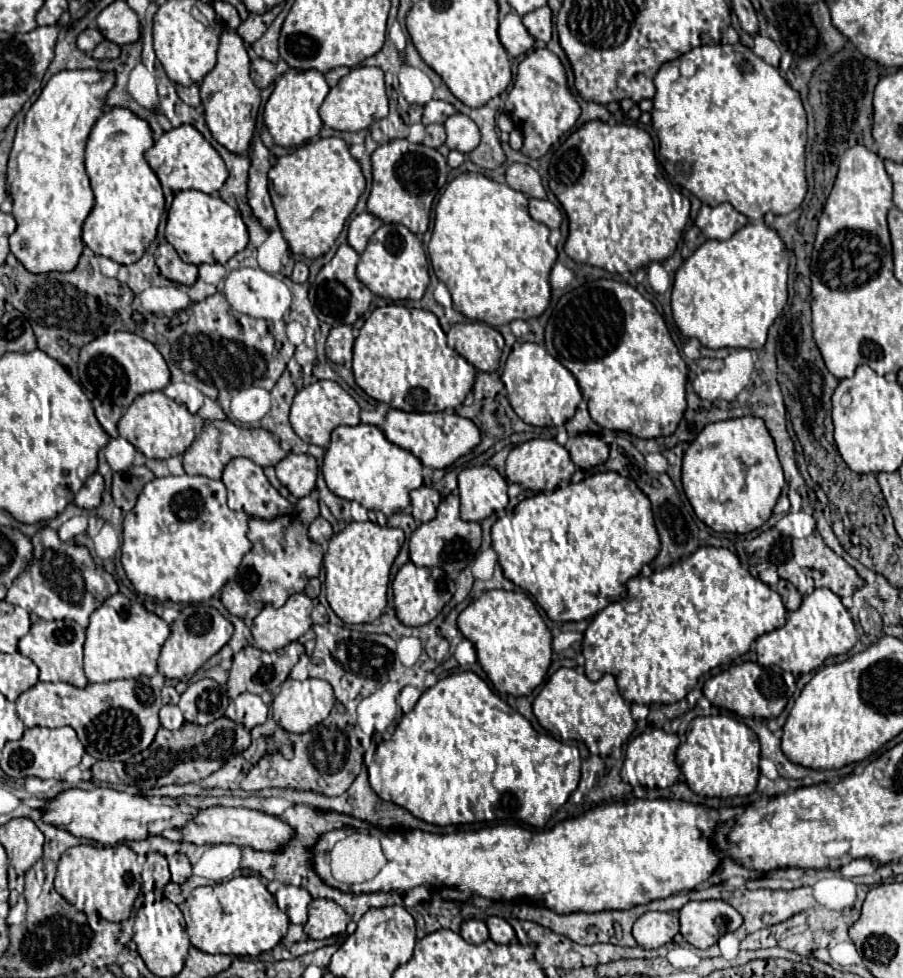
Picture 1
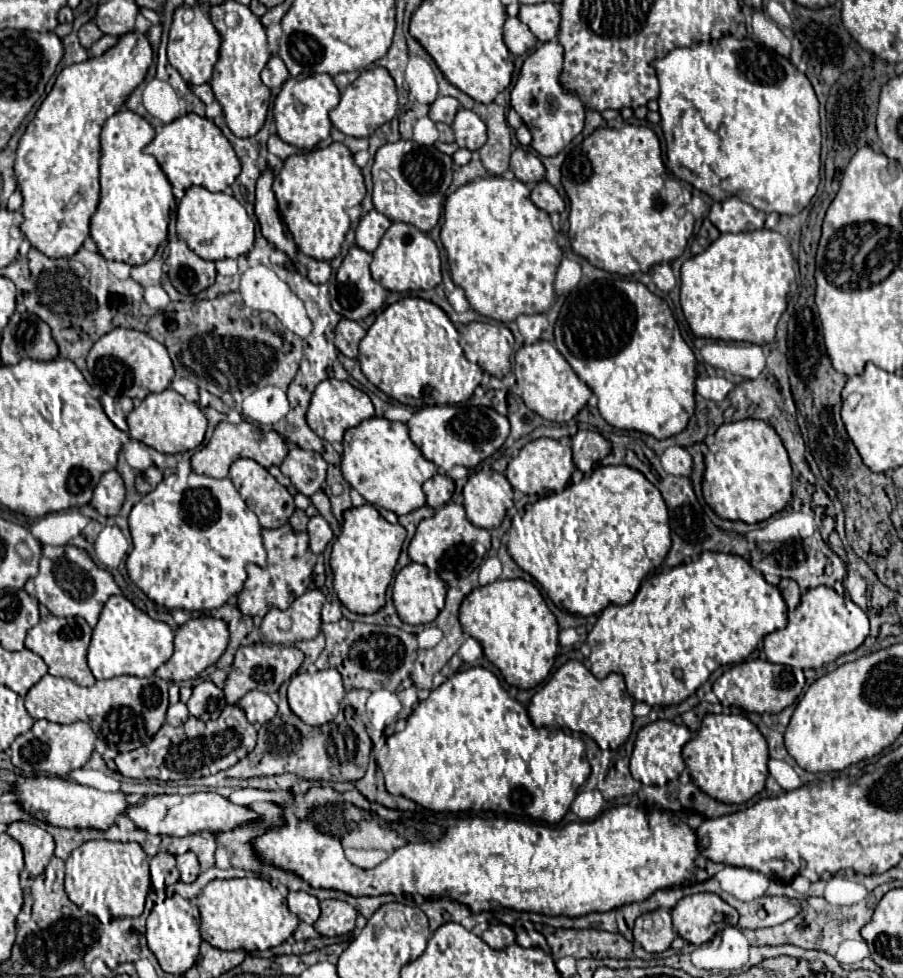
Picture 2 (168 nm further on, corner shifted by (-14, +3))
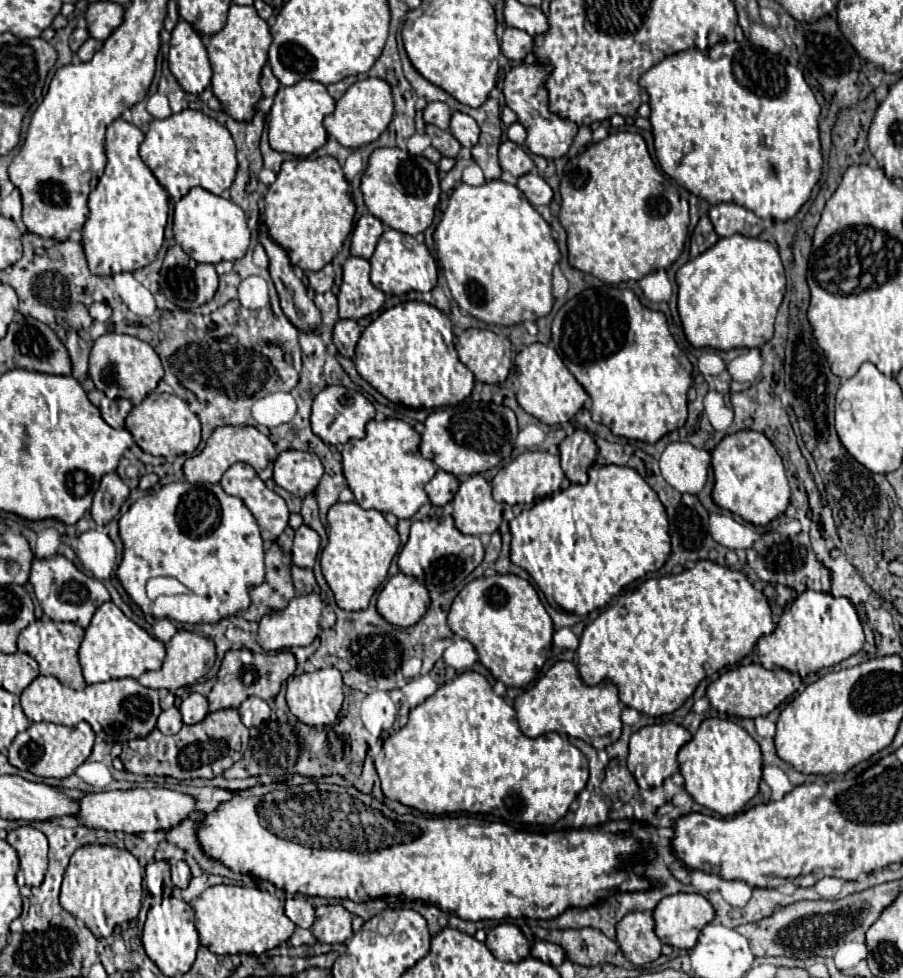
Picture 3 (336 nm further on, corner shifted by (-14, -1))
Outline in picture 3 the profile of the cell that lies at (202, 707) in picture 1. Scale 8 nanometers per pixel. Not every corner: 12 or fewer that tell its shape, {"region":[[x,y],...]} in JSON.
{"region":[[189,694],[181,706],[183,724],[197,724],[207,716],[207,698]]}

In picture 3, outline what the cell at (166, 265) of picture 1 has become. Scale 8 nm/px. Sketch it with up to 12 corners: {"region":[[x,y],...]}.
{"region":[[175,244],[159,272],[161,292],[183,310],[213,298],[213,264]]}

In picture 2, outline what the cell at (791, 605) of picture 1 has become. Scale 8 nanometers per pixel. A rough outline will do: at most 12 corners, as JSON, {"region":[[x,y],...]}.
{"region":[[789,578],[779,582],[789,610],[801,604],[801,588]]}

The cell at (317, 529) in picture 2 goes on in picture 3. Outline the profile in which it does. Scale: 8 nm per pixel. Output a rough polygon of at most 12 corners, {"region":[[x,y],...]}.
{"region":[[309,526],[295,530],[291,564],[313,568],[319,536]]}

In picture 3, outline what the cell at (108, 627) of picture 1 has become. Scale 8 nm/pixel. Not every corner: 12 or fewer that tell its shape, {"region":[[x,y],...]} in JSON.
{"region":[[113,602],[79,648],[87,684],[159,670],[165,644]]}

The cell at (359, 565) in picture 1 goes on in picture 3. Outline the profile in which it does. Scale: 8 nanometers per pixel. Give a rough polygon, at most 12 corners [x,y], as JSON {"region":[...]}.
{"region":[[335,502],[321,572],[343,610],[369,606],[399,550],[377,510]]}

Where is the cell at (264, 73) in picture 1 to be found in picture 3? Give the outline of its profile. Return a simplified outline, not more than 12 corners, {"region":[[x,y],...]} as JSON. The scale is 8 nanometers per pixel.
{"region":[[269,64],[261,72],[263,96],[271,98],[279,90],[279,80]]}

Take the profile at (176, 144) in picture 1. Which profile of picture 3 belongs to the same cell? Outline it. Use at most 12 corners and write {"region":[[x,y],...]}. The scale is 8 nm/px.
{"region":[[191,108],[147,124],[139,154],[173,200],[221,194],[229,130]]}

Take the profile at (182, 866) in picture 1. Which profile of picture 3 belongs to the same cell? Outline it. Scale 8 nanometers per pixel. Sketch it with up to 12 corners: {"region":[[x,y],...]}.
{"region":[[171,860],[171,878],[185,889],[191,872],[183,860]]}

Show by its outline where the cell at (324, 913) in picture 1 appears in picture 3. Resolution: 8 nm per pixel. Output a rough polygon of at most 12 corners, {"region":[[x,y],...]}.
{"region":[[341,904],[315,908],[317,942],[343,944],[353,936]]}

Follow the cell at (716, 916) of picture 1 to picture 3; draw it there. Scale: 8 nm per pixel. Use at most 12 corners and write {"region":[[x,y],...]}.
{"region":[[673,894],[655,910],[663,944],[691,950],[715,916],[701,894]]}

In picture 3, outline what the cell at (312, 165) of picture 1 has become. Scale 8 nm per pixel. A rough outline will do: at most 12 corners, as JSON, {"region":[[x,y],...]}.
{"region":[[331,156],[283,162],[269,238],[303,272],[341,252],[355,204]]}

